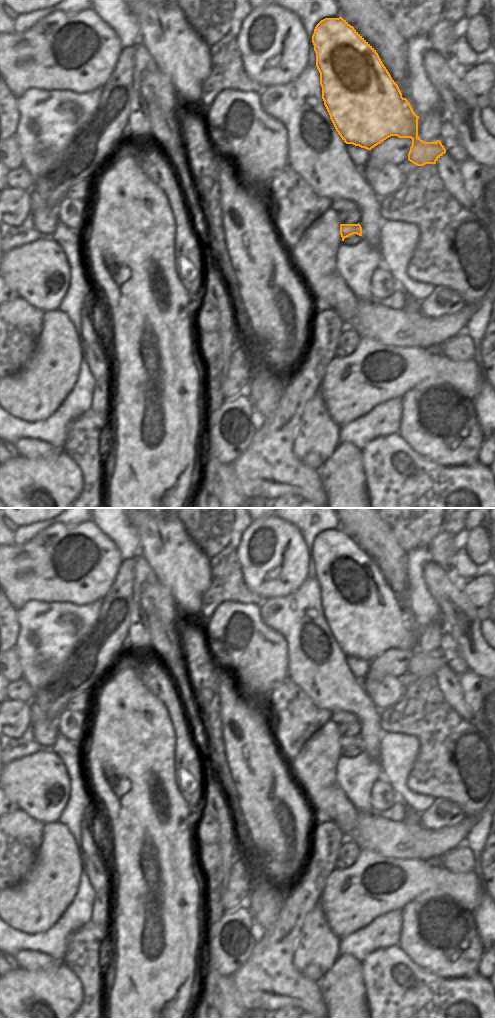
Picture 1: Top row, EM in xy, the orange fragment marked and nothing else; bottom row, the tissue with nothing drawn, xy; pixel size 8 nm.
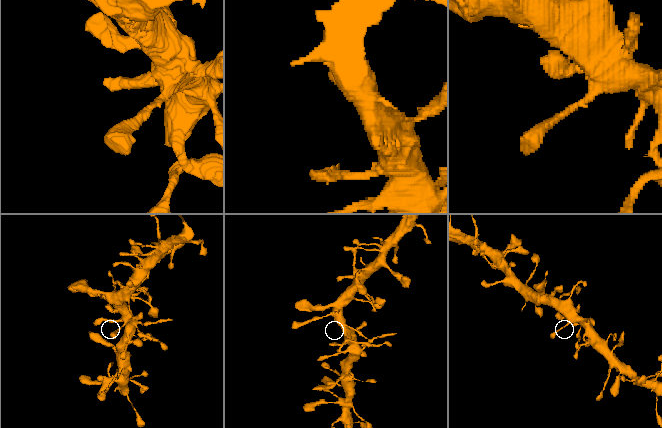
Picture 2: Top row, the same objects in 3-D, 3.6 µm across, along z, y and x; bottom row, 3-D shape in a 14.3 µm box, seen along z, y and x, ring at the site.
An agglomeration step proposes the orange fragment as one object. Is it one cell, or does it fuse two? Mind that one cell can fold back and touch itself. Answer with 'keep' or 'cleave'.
keep

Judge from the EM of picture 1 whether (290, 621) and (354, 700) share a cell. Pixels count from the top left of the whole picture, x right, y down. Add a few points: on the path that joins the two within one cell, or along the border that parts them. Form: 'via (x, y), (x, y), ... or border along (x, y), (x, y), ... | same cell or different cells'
via (299, 642), (299, 648), (306, 658), (333, 685) | same cell

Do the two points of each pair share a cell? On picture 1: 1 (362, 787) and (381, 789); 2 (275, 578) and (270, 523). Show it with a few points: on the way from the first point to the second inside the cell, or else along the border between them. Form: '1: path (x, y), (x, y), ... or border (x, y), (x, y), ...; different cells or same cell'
1: border (381, 775), (370, 791), (372, 810); different cells
2: path (275, 564), (275, 537); same cell

